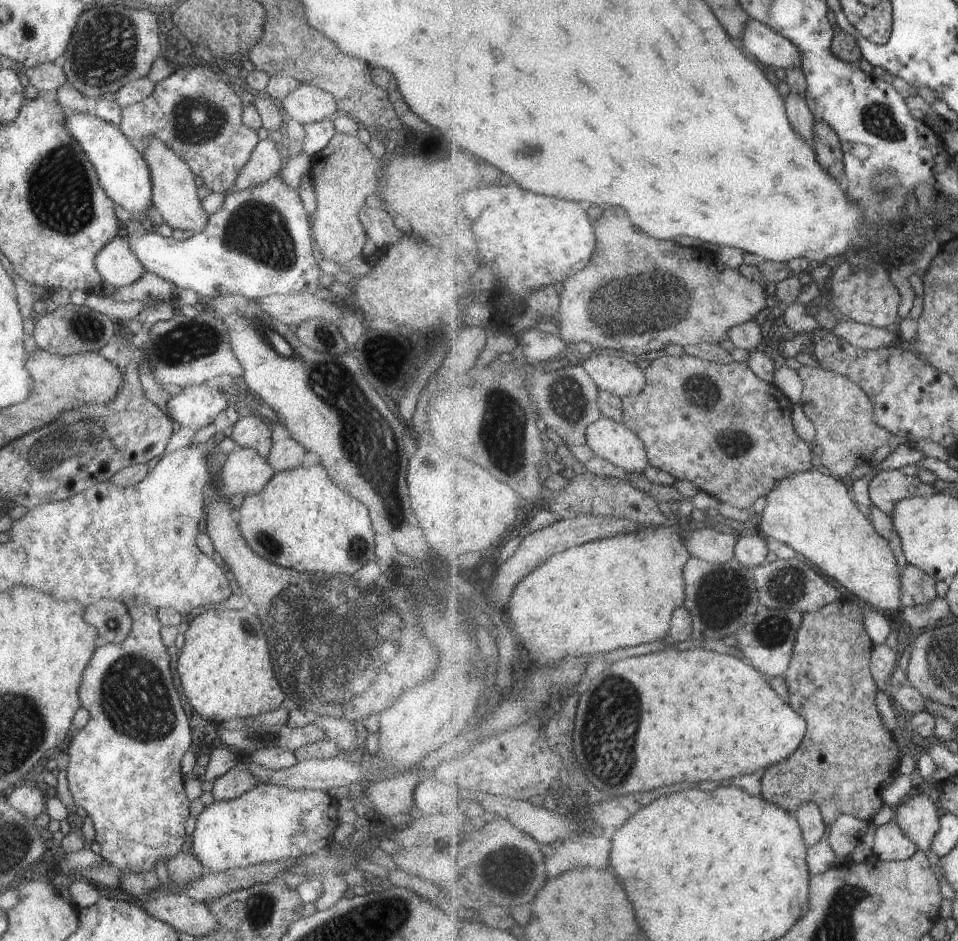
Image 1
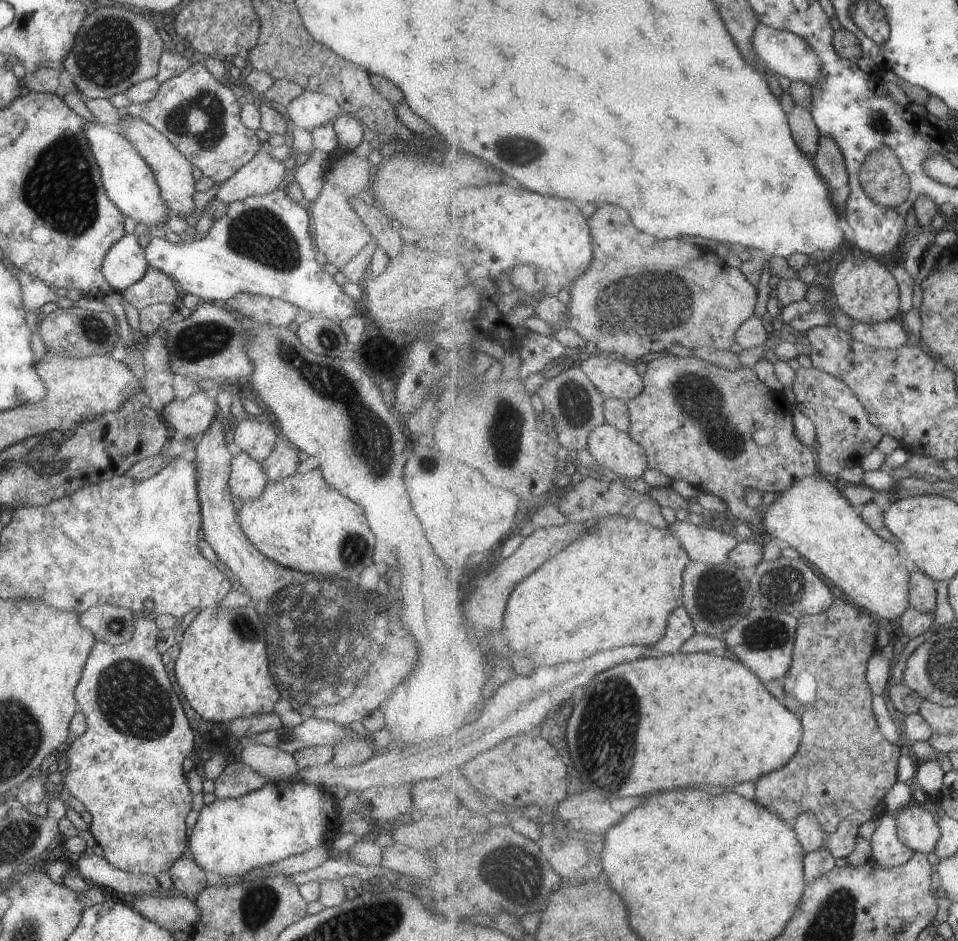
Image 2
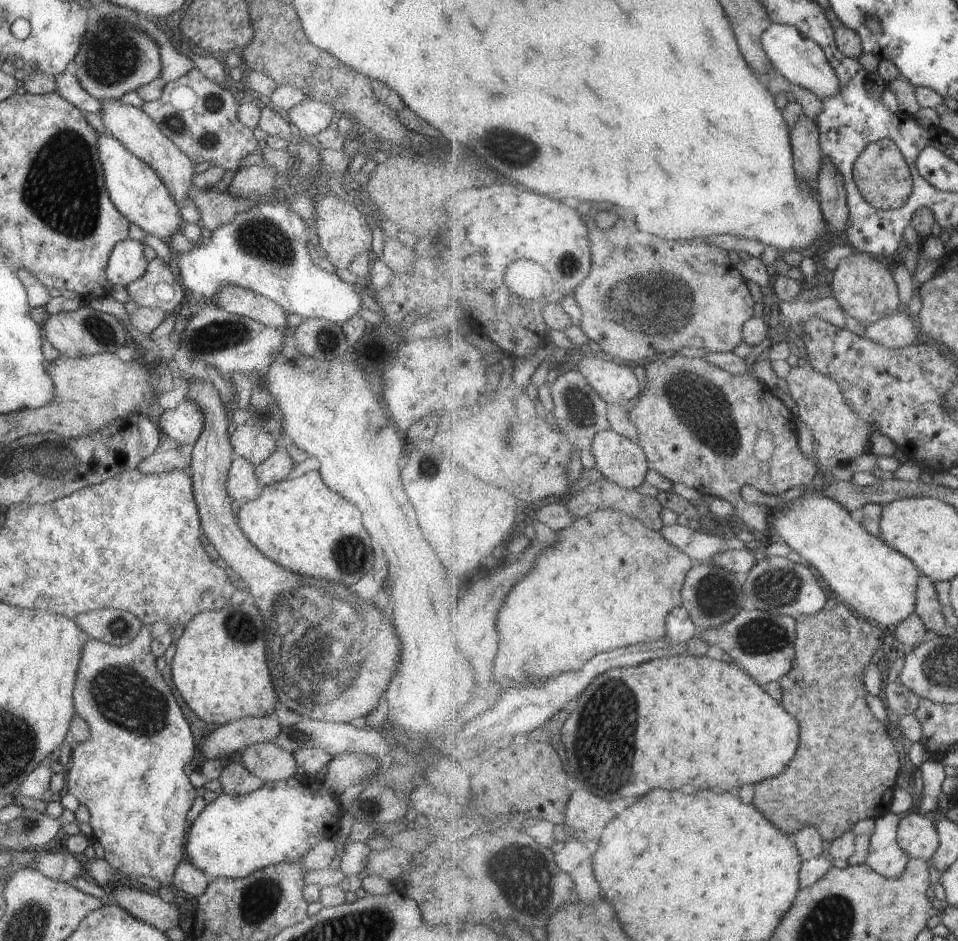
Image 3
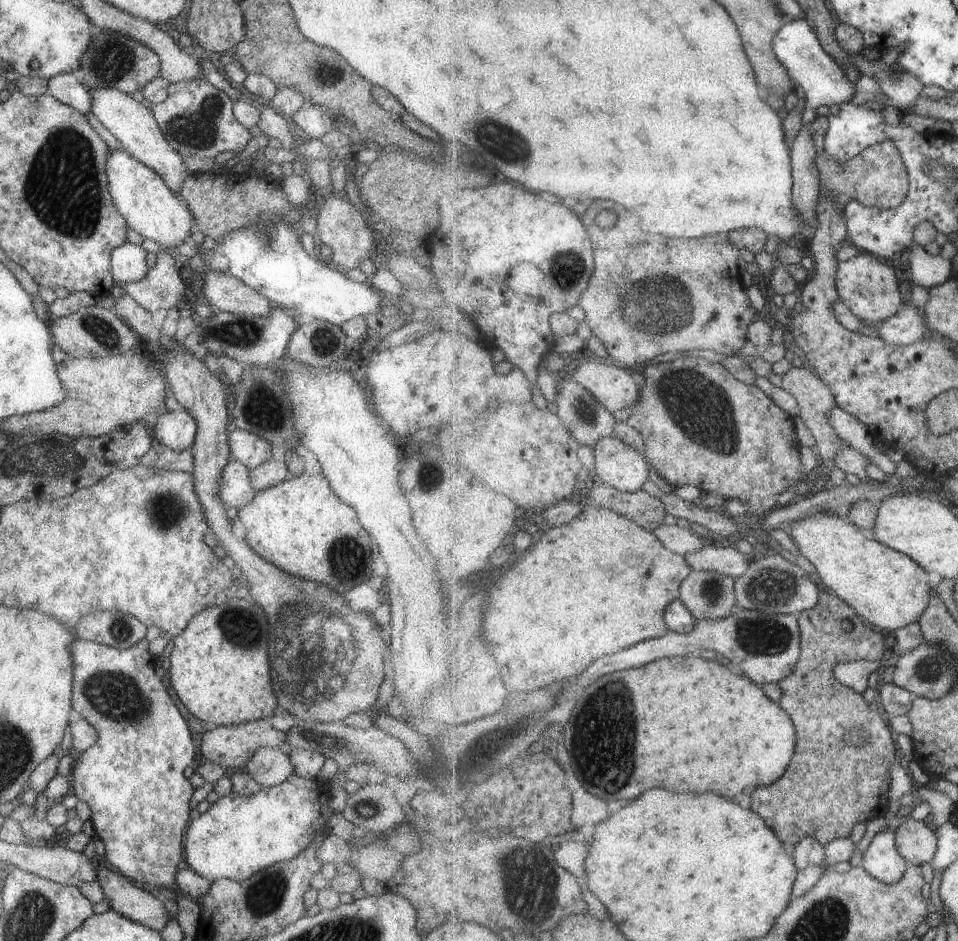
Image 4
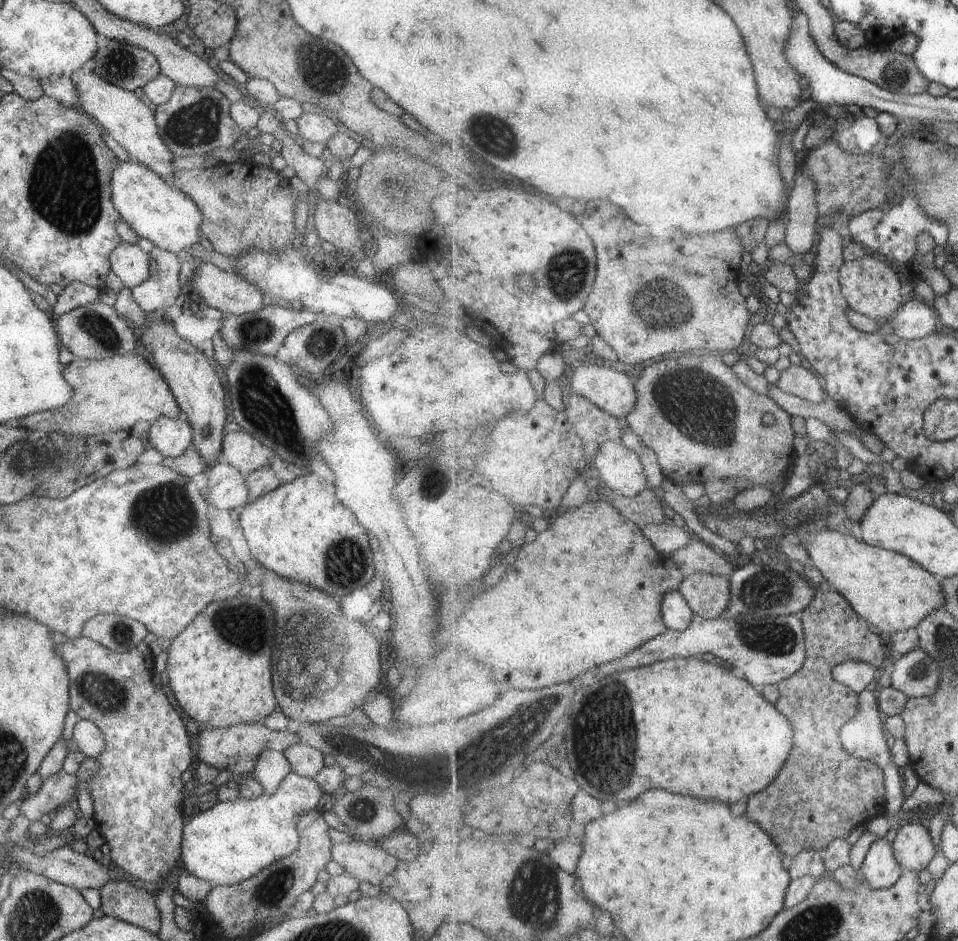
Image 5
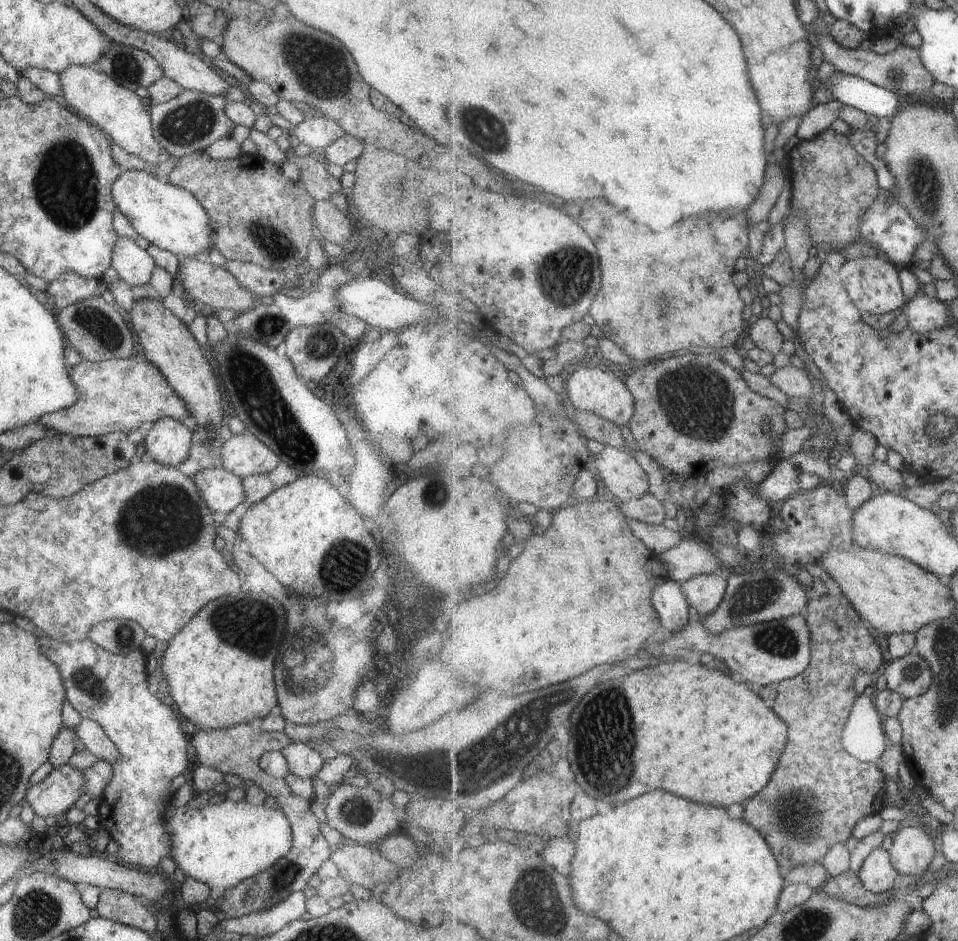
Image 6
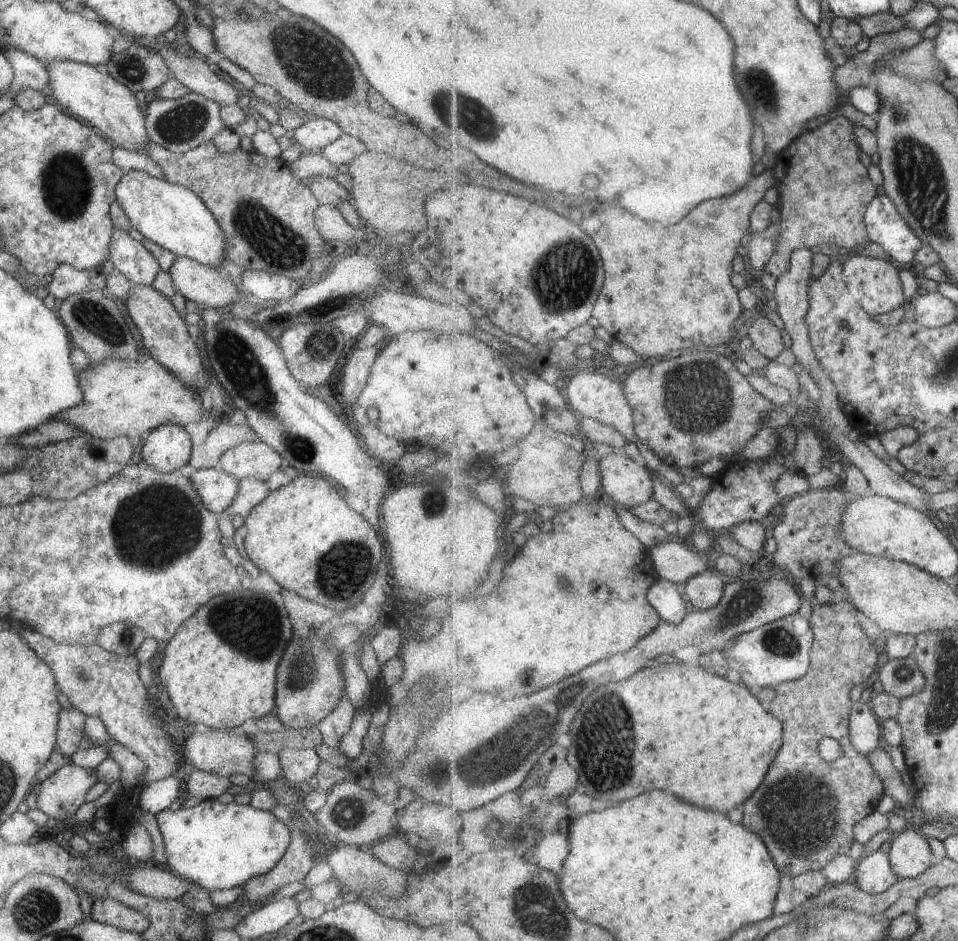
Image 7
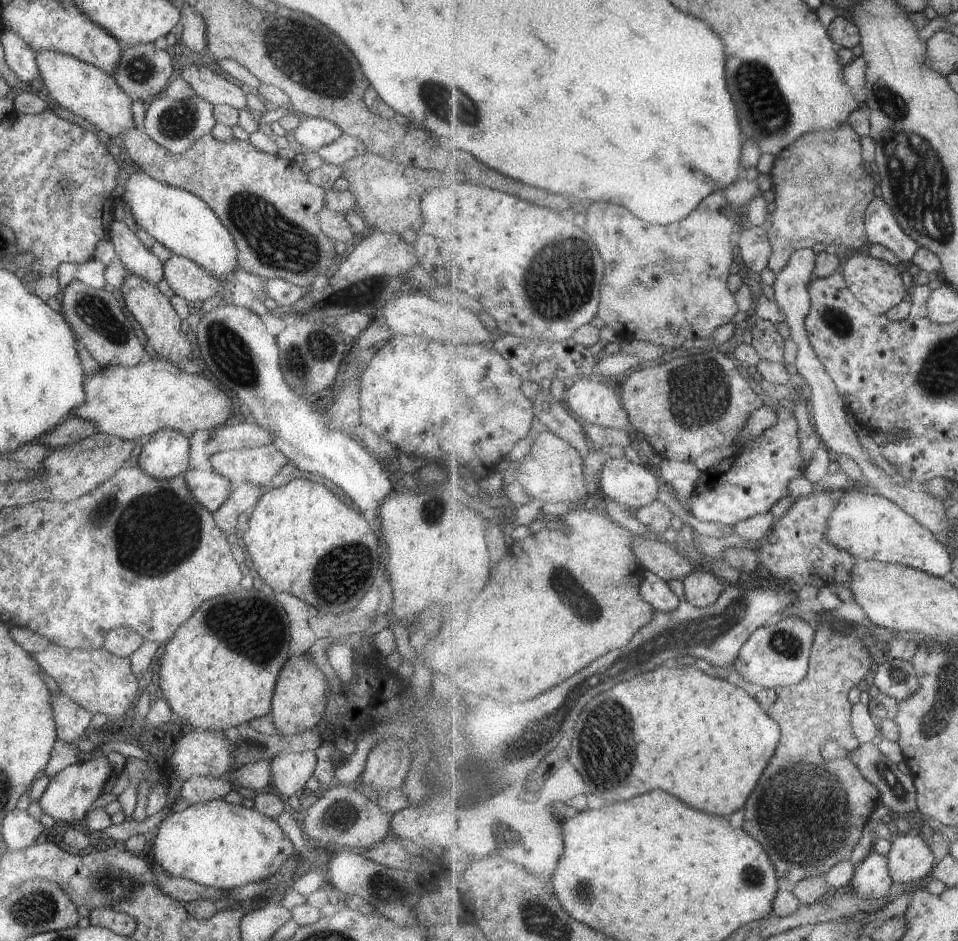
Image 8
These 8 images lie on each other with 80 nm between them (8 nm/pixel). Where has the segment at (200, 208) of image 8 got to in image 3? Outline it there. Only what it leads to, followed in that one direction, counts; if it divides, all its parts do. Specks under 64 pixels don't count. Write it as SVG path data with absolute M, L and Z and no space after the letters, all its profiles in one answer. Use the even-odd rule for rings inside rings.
M96 133L95 142L97 142L97 156L103 172L104 186L111 203L120 215L139 227L146 236L152 235L168 243L181 226L182 218L179 212L180 206L171 200L157 174L111 135Z

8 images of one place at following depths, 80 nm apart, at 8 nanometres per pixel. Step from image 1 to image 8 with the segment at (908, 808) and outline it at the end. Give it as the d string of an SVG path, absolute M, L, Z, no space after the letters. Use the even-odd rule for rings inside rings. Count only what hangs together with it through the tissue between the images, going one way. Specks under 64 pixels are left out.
M917 830L894 839L887 858L893 880L904 885L925 882L934 871L933 854Z

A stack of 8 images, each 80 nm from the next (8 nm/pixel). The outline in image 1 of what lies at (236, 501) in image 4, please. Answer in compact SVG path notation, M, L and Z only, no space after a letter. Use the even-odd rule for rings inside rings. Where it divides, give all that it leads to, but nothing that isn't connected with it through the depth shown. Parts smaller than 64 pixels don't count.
M237 447L209 480L225 498L241 493L256 495L274 472L255 449Z

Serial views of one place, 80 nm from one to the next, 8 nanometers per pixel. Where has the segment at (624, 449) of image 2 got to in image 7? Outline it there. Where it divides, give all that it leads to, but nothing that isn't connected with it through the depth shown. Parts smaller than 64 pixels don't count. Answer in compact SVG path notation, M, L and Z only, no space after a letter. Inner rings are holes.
M622 451L599 457L602 487L609 501L632 509L654 498L654 478L642 461L629 458Z

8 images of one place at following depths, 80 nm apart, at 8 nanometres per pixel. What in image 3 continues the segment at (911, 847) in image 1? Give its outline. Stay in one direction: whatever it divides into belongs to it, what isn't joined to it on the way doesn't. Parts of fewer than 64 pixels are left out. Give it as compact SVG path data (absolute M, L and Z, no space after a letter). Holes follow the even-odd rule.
M888 812L876 820L876 830L870 837L870 851L865 863L887 878L903 876L911 860L898 844L901 820L902 816Z

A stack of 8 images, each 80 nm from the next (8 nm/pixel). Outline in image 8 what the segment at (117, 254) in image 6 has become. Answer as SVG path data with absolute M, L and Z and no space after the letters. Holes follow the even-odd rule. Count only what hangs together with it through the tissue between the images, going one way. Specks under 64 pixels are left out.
M123 221L110 222L107 239L113 244L116 258L129 273L152 285L156 285L163 278L162 262L141 244L137 235Z

